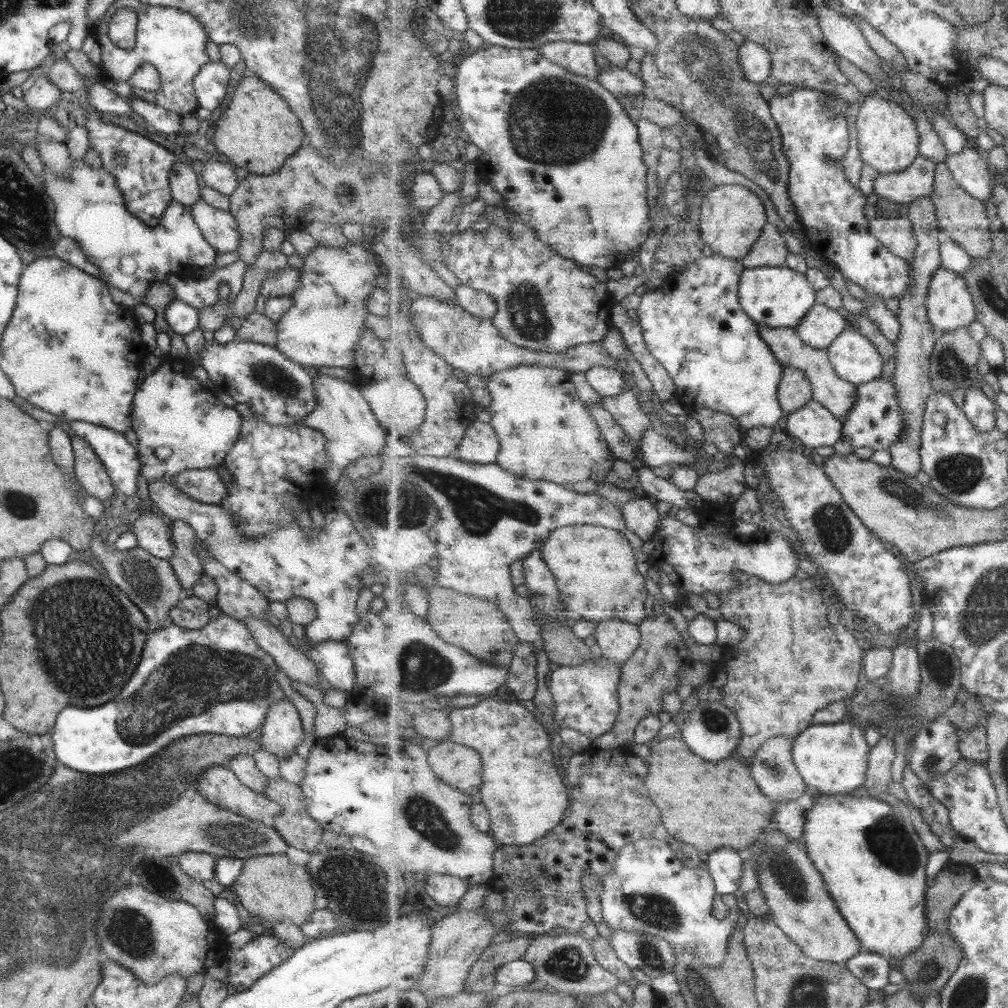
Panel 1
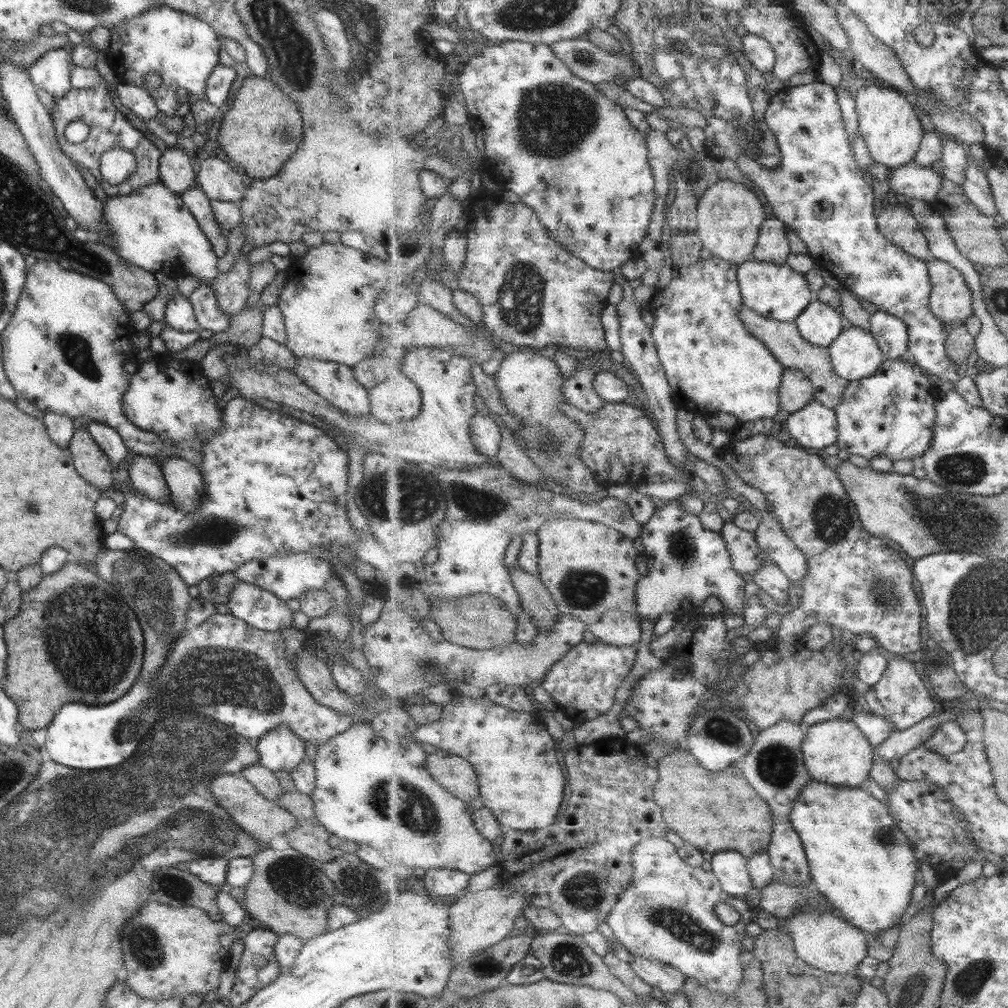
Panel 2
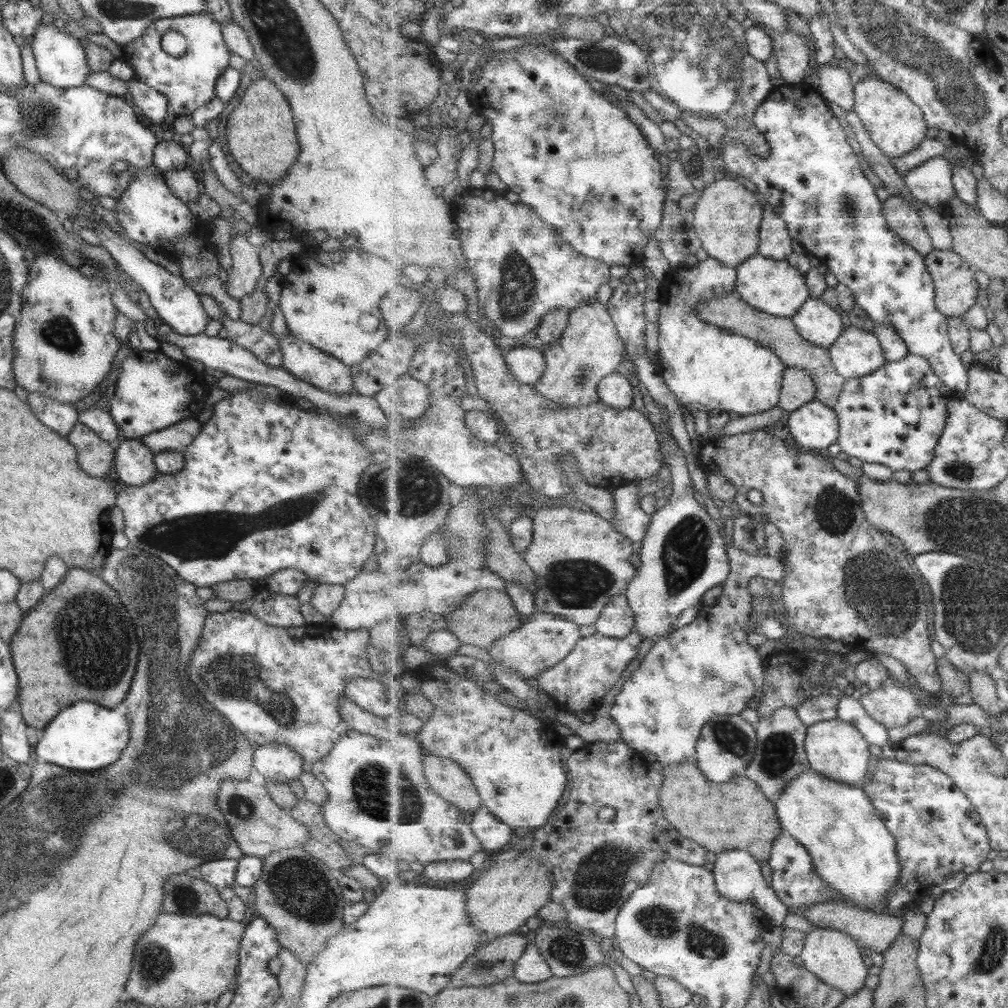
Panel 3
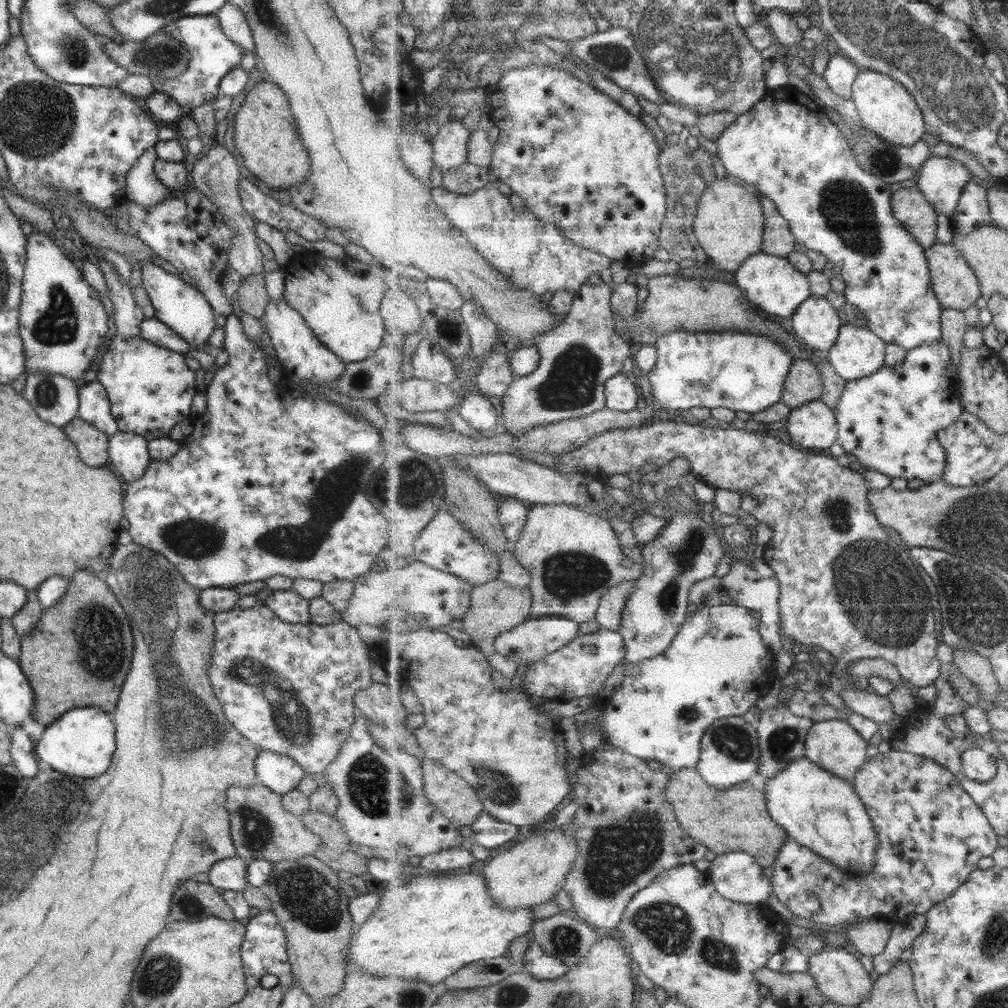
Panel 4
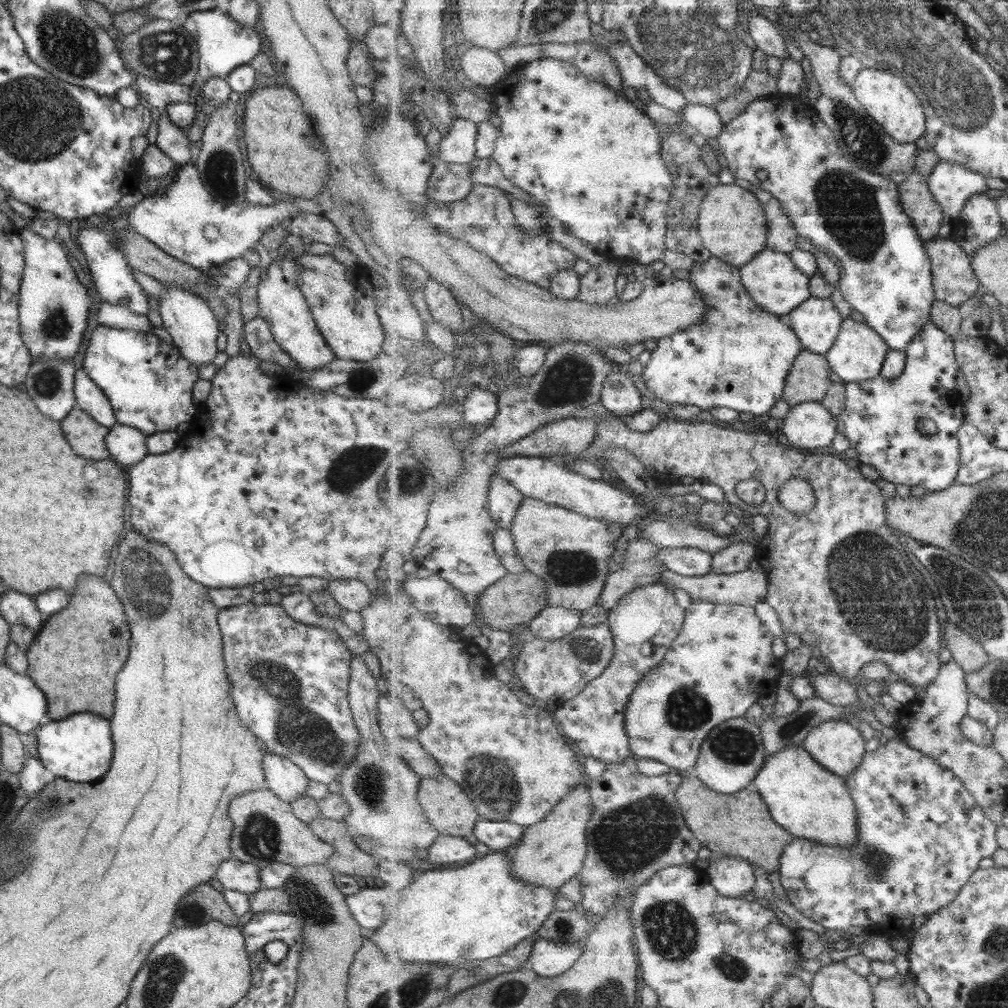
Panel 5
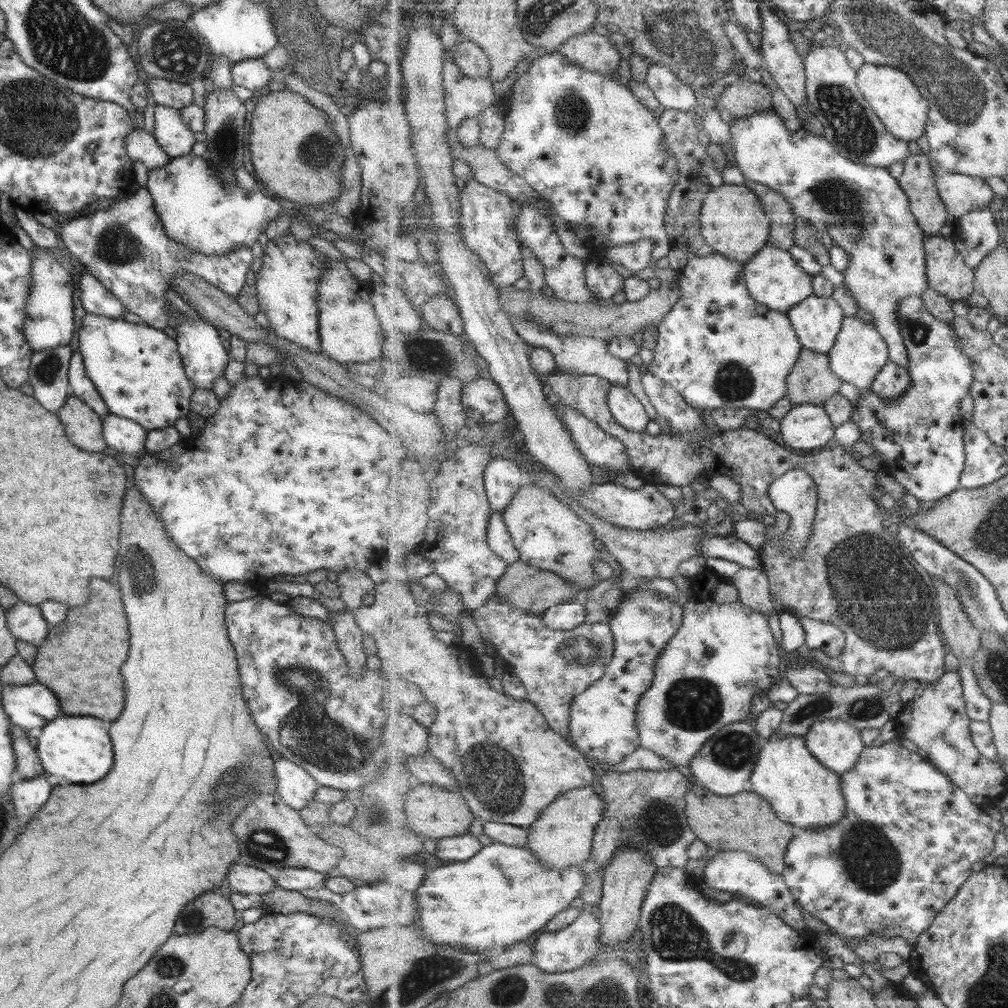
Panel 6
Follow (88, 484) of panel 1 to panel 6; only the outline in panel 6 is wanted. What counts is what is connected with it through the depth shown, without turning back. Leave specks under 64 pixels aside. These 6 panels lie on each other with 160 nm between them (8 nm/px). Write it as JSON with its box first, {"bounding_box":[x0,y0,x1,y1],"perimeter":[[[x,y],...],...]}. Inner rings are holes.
{"bounding_box":[54,394,106,453],"perimeter":[[[68,394],[54,413],[63,425],[65,436],[75,448],[92,453],[102,452],[106,448],[99,416],[82,400]]]}

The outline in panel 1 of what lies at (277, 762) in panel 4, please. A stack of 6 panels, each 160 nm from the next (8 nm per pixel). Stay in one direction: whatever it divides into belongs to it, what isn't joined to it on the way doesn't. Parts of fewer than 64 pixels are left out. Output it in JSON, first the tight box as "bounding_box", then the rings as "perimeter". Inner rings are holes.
{"bounding_box":[255,698,303,760],"perimeter":[[[282,698],[269,707],[255,737],[260,748],[279,760],[296,754],[295,748],[301,744],[303,734],[295,707]]]}

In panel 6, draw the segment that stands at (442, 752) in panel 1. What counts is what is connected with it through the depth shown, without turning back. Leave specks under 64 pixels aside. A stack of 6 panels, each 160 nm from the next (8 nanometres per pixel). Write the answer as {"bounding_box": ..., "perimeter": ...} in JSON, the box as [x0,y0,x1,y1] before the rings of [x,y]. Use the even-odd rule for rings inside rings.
{"bounding_box":[406,782,477,845],"perimeter":[[[415,782],[411,792],[407,794],[406,813],[408,823],[419,836],[419,840],[429,845],[439,839],[461,836],[470,832],[475,826],[473,819],[477,818],[460,792],[447,791],[435,784],[419,782]]]}

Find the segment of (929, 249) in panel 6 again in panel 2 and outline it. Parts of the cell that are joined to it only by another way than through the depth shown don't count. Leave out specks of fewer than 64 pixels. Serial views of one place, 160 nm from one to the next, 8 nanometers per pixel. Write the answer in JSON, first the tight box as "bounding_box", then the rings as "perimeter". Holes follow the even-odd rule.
{"bounding_box":[928,260,974,325],"perimeter":[[[944,260],[928,262],[932,293],[931,312],[944,325],[966,322],[974,315],[974,292],[967,284],[963,273]]]}

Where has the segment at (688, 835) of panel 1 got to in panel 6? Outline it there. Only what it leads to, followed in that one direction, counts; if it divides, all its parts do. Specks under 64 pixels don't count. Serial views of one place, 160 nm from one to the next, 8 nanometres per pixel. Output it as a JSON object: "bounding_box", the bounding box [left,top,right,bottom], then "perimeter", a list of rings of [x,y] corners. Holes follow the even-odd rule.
{"bounding_box":[686,783,796,874],"perimeter":[[[699,783],[690,786],[686,795],[686,815],[696,835],[715,850],[745,850],[756,856],[771,872],[782,874],[786,869],[786,854],[796,828],[794,824],[775,816],[771,804],[753,792],[739,796],[715,796]]]}

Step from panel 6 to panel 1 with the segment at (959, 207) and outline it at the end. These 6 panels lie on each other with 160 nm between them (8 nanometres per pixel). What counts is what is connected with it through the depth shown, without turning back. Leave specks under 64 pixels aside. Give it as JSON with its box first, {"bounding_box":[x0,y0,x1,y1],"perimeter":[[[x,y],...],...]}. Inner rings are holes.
{"bounding_box":[874,156,936,206],"perimeter":[[[919,156],[906,171],[879,174],[874,192],[877,197],[909,206],[915,200],[932,196],[935,176],[936,162]]]}

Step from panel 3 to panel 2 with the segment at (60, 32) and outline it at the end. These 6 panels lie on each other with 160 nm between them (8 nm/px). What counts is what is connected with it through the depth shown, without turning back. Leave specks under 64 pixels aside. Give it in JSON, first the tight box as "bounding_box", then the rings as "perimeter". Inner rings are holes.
{"bounding_box":[26,49,74,100],"perimeter":[[[66,49],[44,52],[26,69],[36,88],[45,90],[54,100],[71,89],[70,74],[74,64],[70,53]]]}

